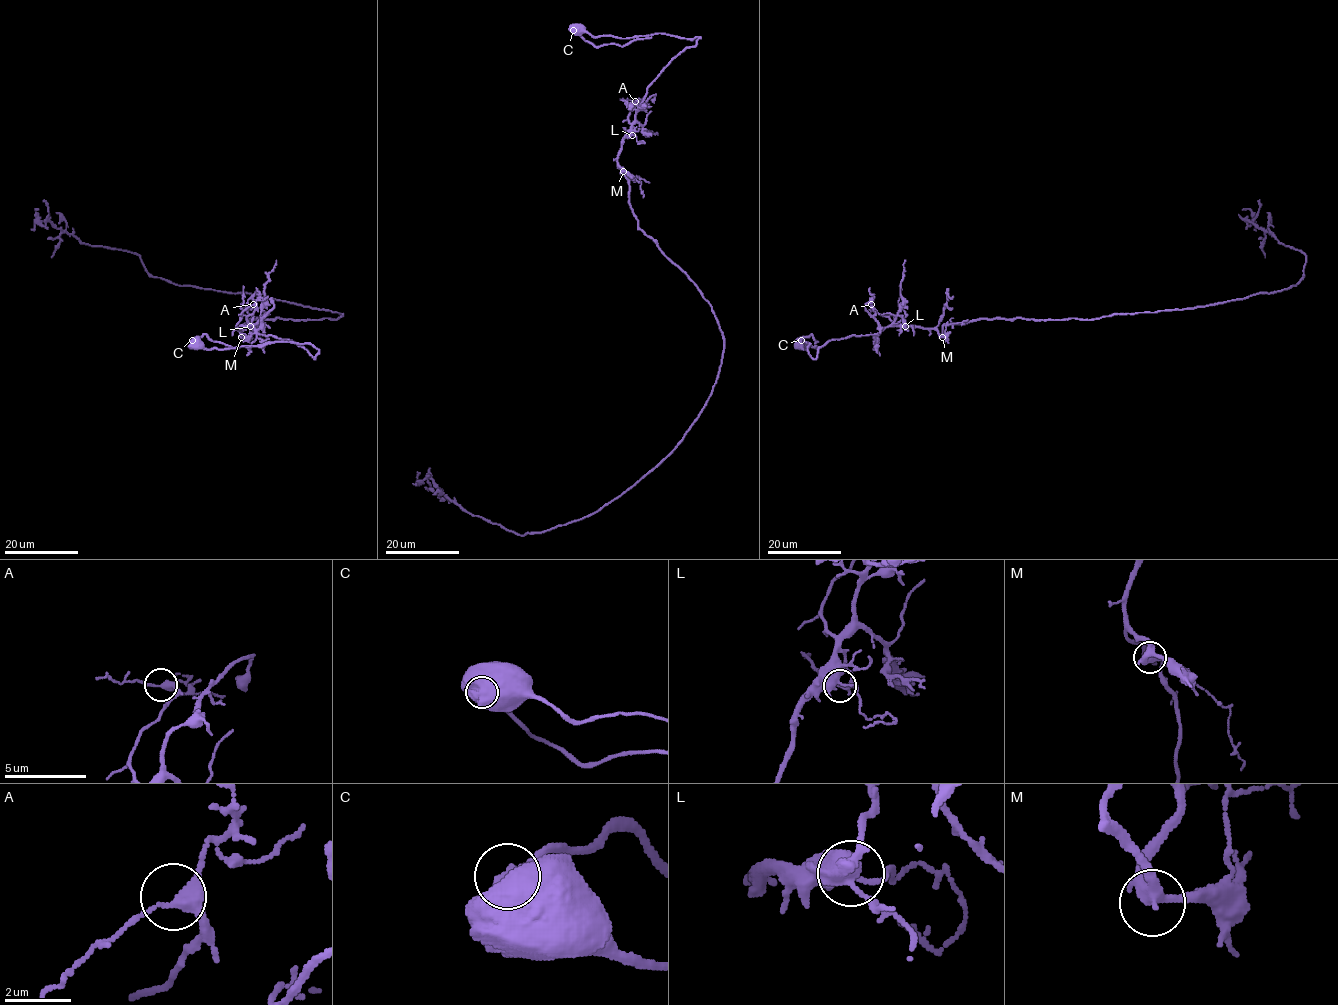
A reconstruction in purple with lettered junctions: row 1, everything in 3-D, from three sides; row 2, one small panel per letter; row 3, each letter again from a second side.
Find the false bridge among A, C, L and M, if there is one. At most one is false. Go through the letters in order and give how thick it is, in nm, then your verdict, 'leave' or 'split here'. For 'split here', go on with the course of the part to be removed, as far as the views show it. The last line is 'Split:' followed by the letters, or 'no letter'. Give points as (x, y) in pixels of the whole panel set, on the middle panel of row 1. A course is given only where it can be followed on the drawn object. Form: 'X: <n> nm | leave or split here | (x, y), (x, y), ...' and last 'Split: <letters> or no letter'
A: 300 nm | leave
C: 800 nm | split here | (573, 30), (596, 47), (624, 46), (651, 37)
L: 340 nm | leave
M: 320 nm | leave
Split: C

